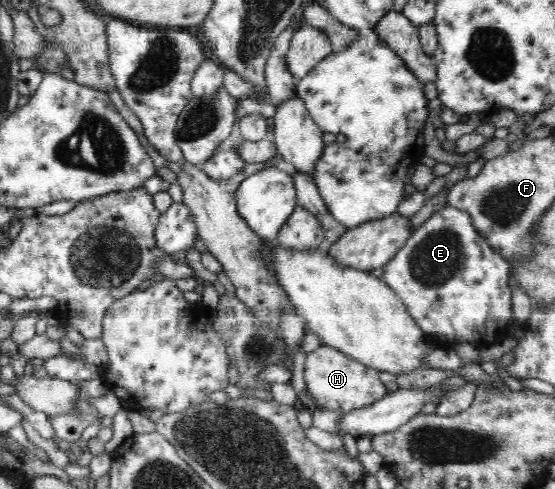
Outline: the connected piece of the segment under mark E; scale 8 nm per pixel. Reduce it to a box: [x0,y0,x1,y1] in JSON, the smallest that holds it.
[382,204,514,349]

